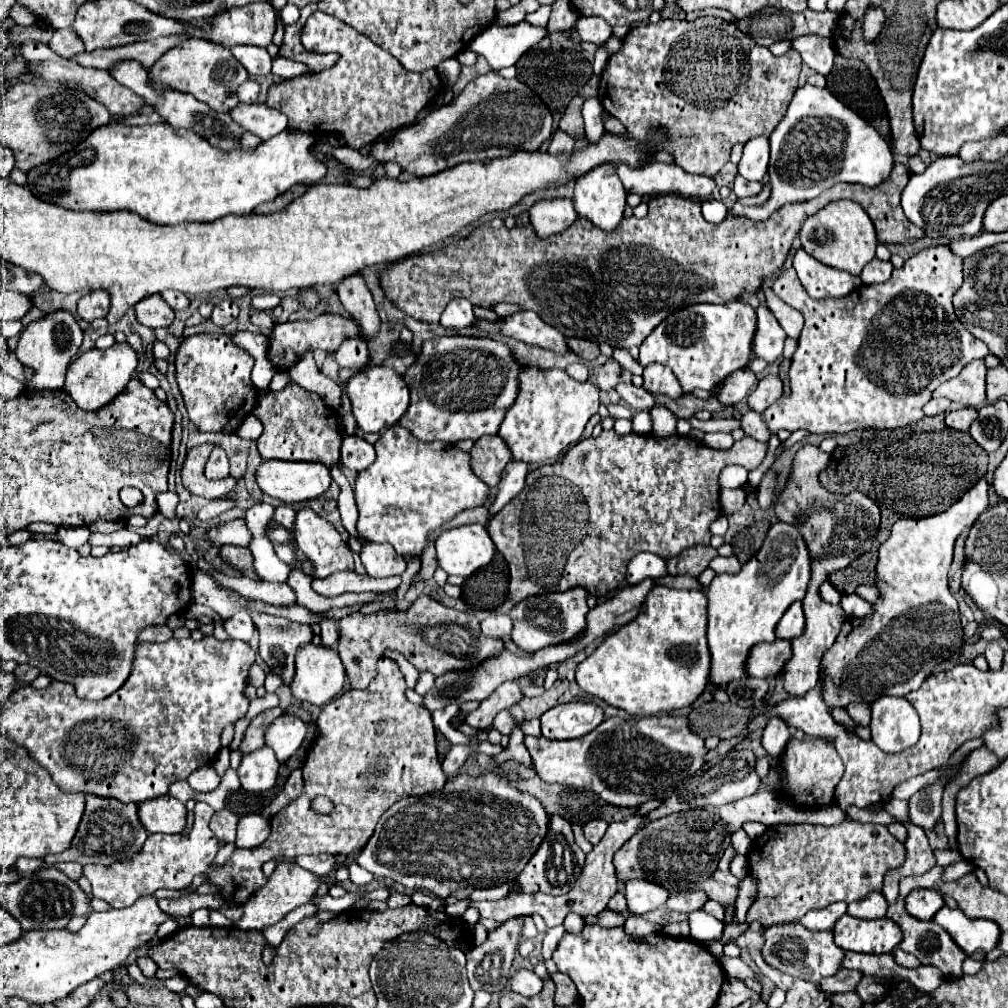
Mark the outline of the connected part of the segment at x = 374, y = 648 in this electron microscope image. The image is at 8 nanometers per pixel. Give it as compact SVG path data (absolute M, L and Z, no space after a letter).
M420 595L408 611L378 611L372 615L350 613L340 621L340 639L338 653L344 661L346 675L354 689L364 689L376 675L376 663L386 649L402 653L416 669L426 669L432 675L442 675L448 669L470 667L488 659L496 651L502 651L504 643L500 639L486 637L480 631L480 623L474 615L462 613L442 603L434 601L428 595Z

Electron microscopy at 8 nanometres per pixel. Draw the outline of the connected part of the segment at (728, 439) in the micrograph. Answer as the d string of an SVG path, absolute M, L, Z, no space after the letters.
M706 433L702 443L712 449L730 449L734 445L734 439L730 433Z

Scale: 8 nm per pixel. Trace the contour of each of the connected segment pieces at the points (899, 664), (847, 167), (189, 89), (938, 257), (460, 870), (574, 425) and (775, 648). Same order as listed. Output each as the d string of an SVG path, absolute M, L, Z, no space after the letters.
M986 479L976 483L968 495L962 495L950 509L944 513L922 517L922 519L900 519L892 525L890 537L880 545L880 557L876 565L876 587L880 597L872 605L874 611L856 623L856 619L848 619L844 631L836 639L836 643L822 655L822 699L828 711L836 707L848 709L850 703L864 703L872 705L882 695L892 697L906 697L910 691L916 691L938 665L952 657L954 647L964 643L964 631L960 625L958 603L948 591L948 569L954 555L954 543L958 535L972 527L974 521L980 517L982 511L988 507L988 485Z
M802 85L770 135L768 175L772 193L768 201L756 206L743 206L736 201L730 213L744 215L752 221L766 221L780 207L816 199L822 191L842 181L868 187L880 185L888 179L892 167L894 153L870 123L840 103L828 89Z
M194 37L186 39L182 45L164 53L164 57L160 57L152 65L150 75L156 87L170 85L172 89L180 89L184 93L194 95L200 101L206 101L214 111L224 111L224 113L228 113L238 103L236 91L248 79L248 71L240 63L236 63L236 59L226 47L214 41L194 39Z
M936 245L936 247L922 249L914 257L906 259L900 269L894 269L892 271L892 277L886 283L880 283L880 285L860 285L860 293L858 291L852 291L852 295L846 295L846 297L840 297L840 299L812 299L804 291L802 283L798 281L796 271L794 269L784 269L774 279L772 289L776 291L776 295L784 303L788 303L790 307L798 309L804 315L804 329L802 329L802 333L798 337L798 349L792 355L792 367L790 367L790 389L792 389L792 393L790 393L790 397L780 397L776 403L772 403L762 413L768 431L770 433L778 433L780 429L788 429L788 431L804 429L808 433L848 433L848 431L854 431L854 429L868 429L868 427L874 427L874 429L906 427L906 425L912 425L912 423L920 421L924 417L922 407L932 399L932 393L934 393L934 389L940 383L956 377L970 361L984 359L988 355L988 347L984 343L980 343L980 339L972 337L962 327L960 319L956 319L956 313L954 313L954 307L952 307L952 295L960 287L960 283L962 283L962 259L956 257L956 255L952 255L946 245Z
M458 775L450 779L442 791L432 791L394 803L380 817L374 835L358 855L358 863L374 877L398 881L408 889L424 889L444 899L464 885L494 887L506 881L514 881L528 859L536 853L538 843L542 843L546 827L548 813L542 809L538 799L516 791L502 775Z
M526 367L524 373L520 373L520 395L508 409L498 435L506 441L514 461L544 463L556 459L568 445L578 443L584 425L598 407L598 389L592 383L574 381L560 369Z
M774 639L770 643L756 643L750 649L744 669L752 677L760 677L760 679L766 679L770 675L778 675L780 667L784 665L784 659L788 659L788 651L790 651L788 639Z

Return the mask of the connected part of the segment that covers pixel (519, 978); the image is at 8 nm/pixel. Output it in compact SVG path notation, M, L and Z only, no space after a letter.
M518 969L512 975L512 991L524 997L532 997L542 991L542 979L532 969Z

